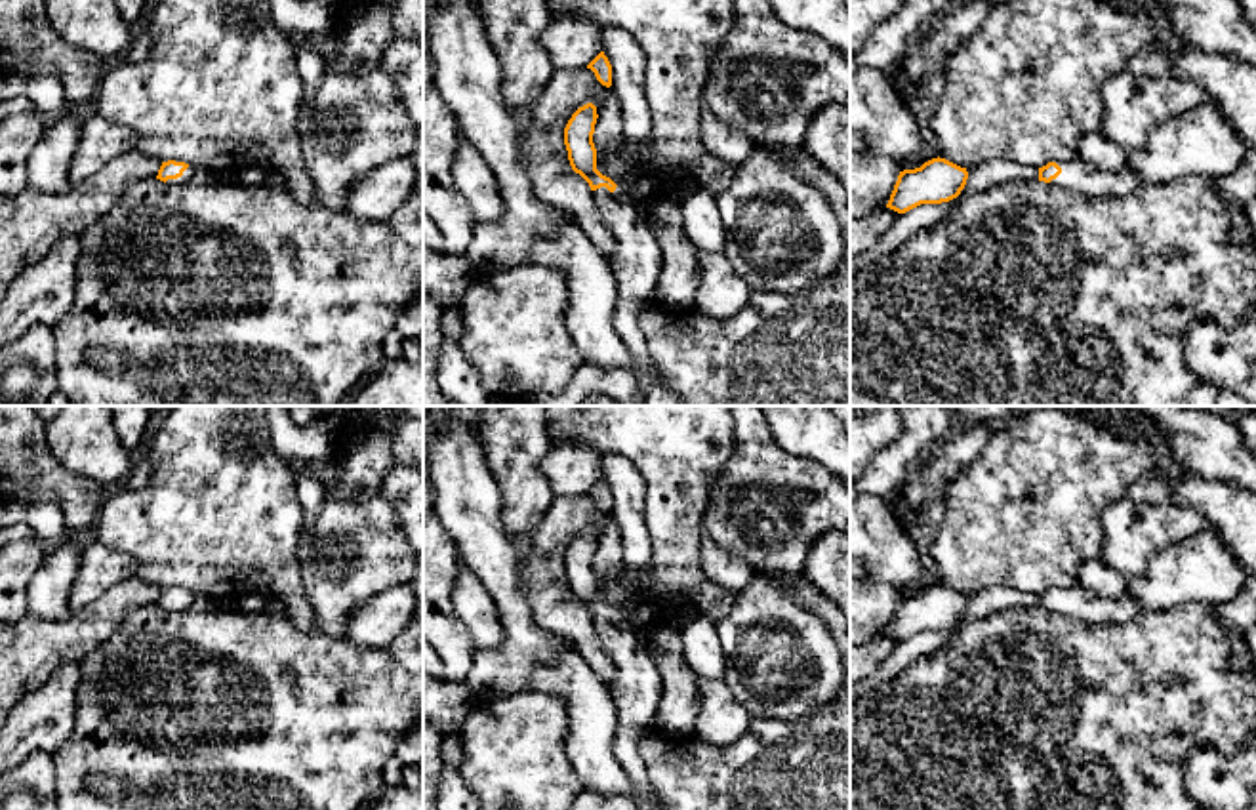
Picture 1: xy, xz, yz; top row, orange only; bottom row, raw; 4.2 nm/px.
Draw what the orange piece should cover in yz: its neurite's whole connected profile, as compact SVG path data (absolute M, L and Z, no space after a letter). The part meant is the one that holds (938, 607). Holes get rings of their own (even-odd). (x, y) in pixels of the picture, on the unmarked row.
M932 585L921 595L900 598L886 635L905 640L921 631L949 629L961 621L966 606L966 595Z

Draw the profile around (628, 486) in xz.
M602 454L602 478L612 492L610 518L621 532L621 562L635 572L644 572L652 560L652 536L644 520L646 480L619 454Z

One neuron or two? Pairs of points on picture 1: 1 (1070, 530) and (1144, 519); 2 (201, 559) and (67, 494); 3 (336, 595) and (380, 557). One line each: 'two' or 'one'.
1: two
2: two
3: one

